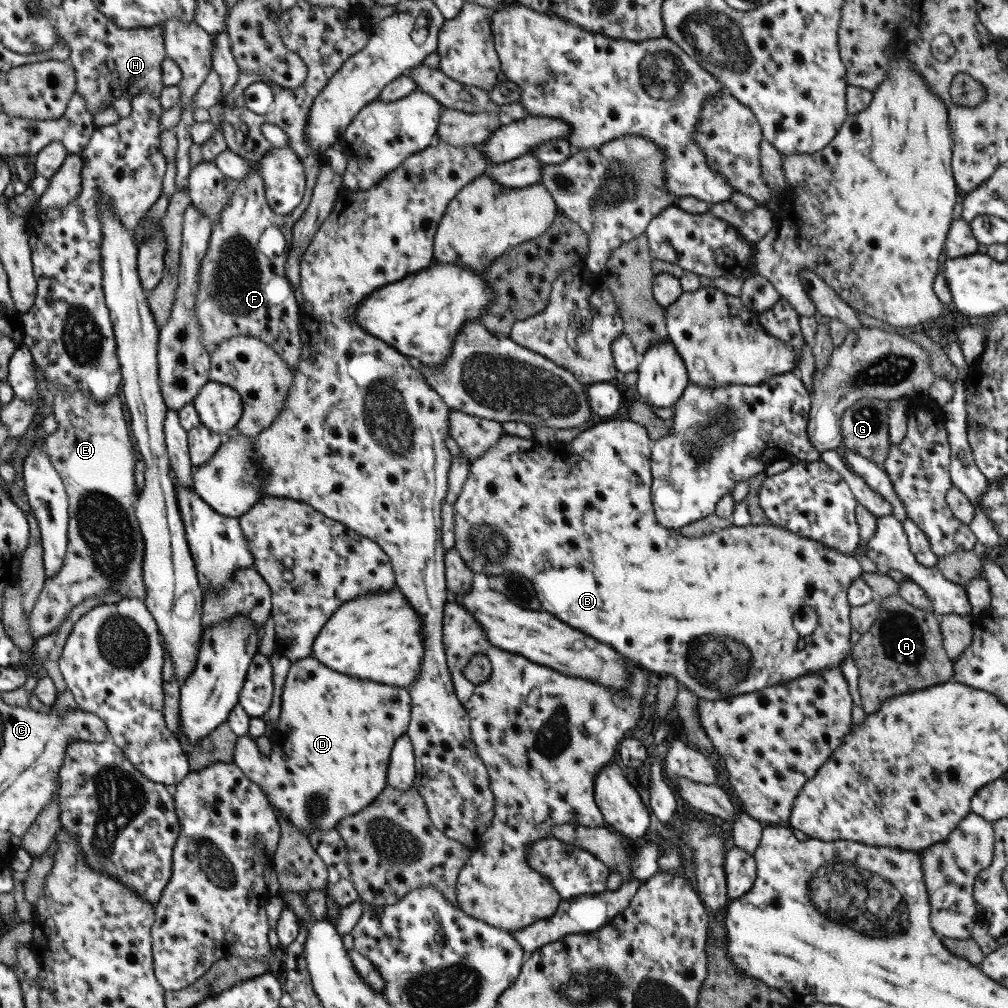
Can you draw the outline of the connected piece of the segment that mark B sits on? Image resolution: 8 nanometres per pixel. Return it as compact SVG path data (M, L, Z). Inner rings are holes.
M613 418L608 420L596 421L593 425L589 425L587 428L579 430L575 439L569 443L554 443L549 447L540 445L534 442L531 438L517 438L511 434L504 434L497 440L497 444L493 444L491 448L487 448L485 452L481 452L475 460L469 462L468 473L466 480L462 485L462 490L459 492L459 497L455 499L453 503L453 546L457 550L457 554L461 556L463 564L473 572L473 574L484 574L486 577L489 574L501 574L503 572L519 573L531 582L535 596L539 604L542 606L543 611L547 611L550 615L557 617L557 620L563 622L562 624L568 625L570 628L577 630L590 636L603 644L608 644L611 648L615 649L619 655L625 655L627 659L633 659L645 669L649 669L652 672L657 672L662 675L667 674L673 676L675 680L683 688L687 688L689 692L693 692L698 699L702 700L725 700L731 696L737 696L737 694L749 694L749 692L761 691L769 686L775 686L775 684L789 683L789 680L795 680L803 674L815 674L815 672L822 672L829 670L829 668L840 668L843 664L843 660L847 658L852 652L852 644L849 641L849 633L852 632L848 614L850 612L850 606L847 602L846 590L849 588L853 579L857 579L862 574L861 566L859 562L849 555L841 554L841 552L826 547L825 544L821 544L805 536L797 536L785 528L773 526L771 524L765 525L752 525L751 523L745 524L745 526L729 526L722 528L709 534L700 537L686 537L681 535L678 530L669 530L663 528L660 524L657 524L654 516L651 498L650 498L650 485L651 485L651 473L650 473L650 448L652 446L652 440L647 436L647 431L643 426L637 425L629 420L615 420ZM805 606L811 606L817 615L817 627L812 634L806 636L799 636L792 626L793 614L802 610Z

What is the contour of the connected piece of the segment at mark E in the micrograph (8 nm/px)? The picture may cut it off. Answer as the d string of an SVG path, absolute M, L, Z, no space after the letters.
M62 388L61 393L57 393L52 401L53 416L55 422L57 422L57 429L46 436L43 439L43 447L45 447L45 453L49 457L49 463L53 465L53 470L59 475L61 483L66 495L67 508L69 514L67 536L66 536L66 551L59 566L59 572L51 578L45 578L43 582L42 589L38 592L37 600L33 607L31 607L31 613L29 613L28 618L28 628L32 637L41 638L42 636L52 634L53 632L59 631L63 622L69 612L73 610L78 604L81 604L83 600L93 598L93 596L105 596L106 601L115 601L118 599L123 599L125 597L139 598L139 600L144 600L145 598L145 587L142 583L142 562L143 562L143 539L138 527L137 517L134 515L134 503L138 498L138 491L135 488L135 482L133 481L133 467L135 461L137 460L137 455L135 456L135 450L131 445L131 440L129 440L129 430L127 430L127 424L123 420L123 412L121 412L121 403L116 395L112 400L105 402L97 402L89 399L88 395L79 393L74 393L73 396L65 396L64 389Z

